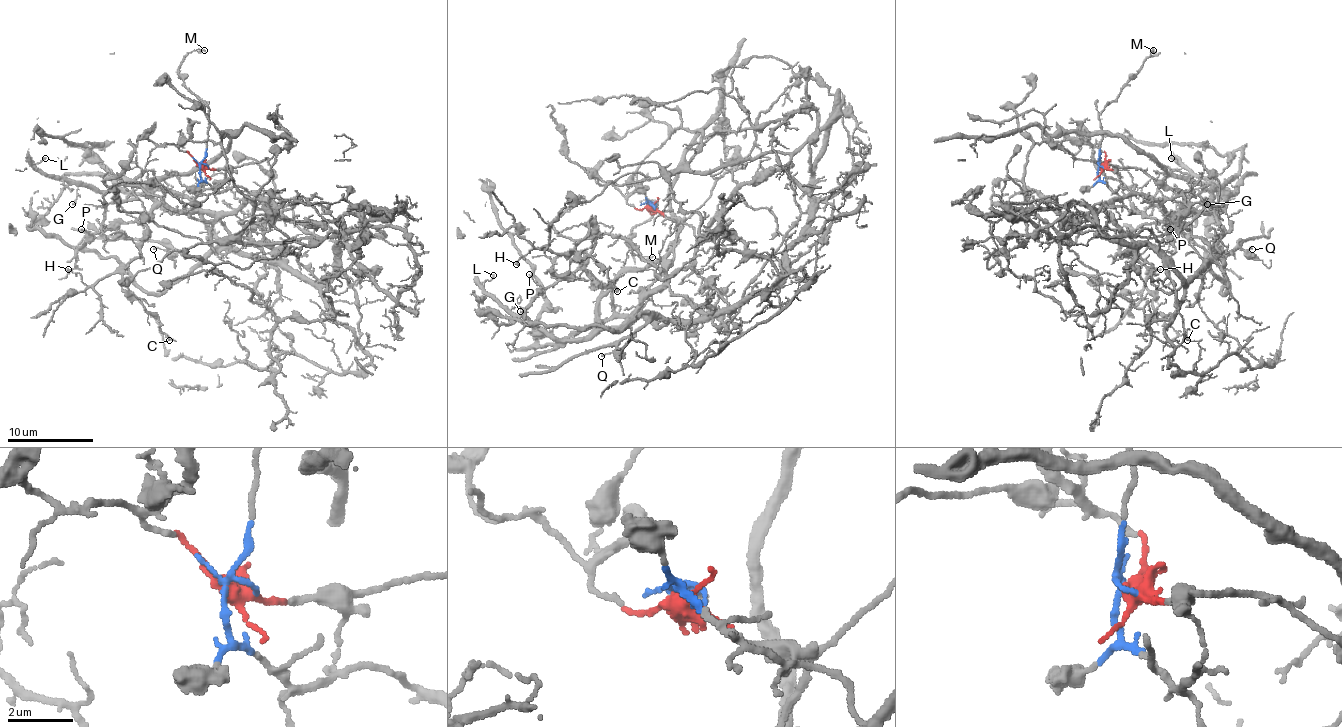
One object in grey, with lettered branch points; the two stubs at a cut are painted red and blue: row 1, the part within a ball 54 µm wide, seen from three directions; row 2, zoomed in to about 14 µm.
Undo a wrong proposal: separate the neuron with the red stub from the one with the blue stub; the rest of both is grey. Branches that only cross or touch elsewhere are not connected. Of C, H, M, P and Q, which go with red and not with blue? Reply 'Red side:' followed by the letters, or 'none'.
Red side: C, H, P, Q

